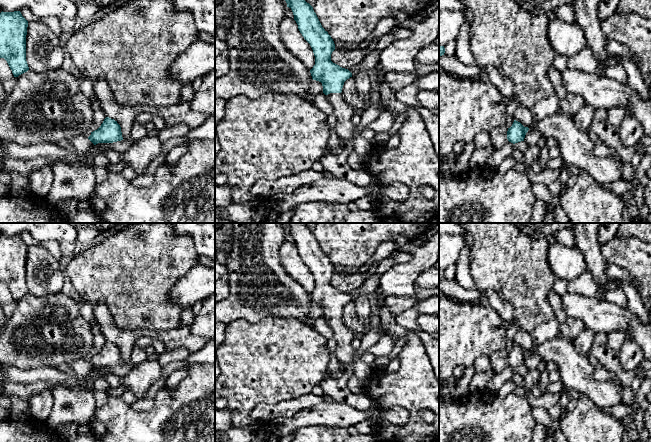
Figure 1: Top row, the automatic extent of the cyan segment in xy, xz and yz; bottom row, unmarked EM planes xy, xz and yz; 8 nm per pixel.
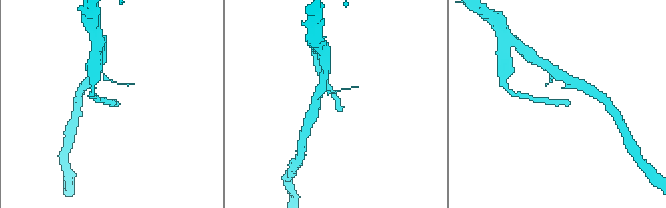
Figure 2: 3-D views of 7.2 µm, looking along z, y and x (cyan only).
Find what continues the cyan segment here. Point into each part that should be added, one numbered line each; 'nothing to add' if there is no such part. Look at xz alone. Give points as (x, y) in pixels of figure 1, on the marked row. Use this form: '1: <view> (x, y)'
1: xz (344, 127)

